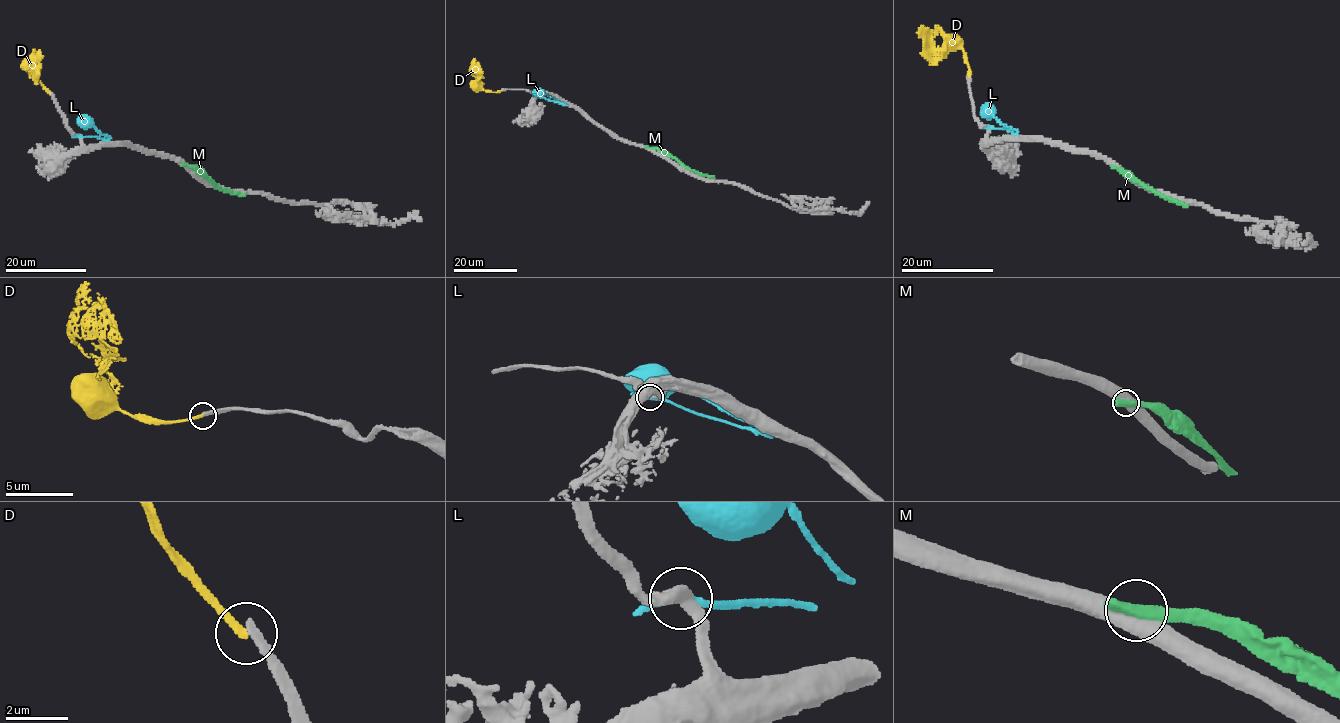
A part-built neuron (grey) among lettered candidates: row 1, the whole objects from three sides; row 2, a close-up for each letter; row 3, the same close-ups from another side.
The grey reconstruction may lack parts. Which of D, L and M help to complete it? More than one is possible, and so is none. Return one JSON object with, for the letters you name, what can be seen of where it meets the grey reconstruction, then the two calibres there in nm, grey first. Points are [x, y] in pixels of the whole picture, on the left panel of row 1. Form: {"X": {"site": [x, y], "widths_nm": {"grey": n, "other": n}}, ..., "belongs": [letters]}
{"belongs": []}

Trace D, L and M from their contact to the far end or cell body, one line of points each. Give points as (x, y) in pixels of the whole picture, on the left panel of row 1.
D: (49, 92), (39, 81), (34, 67), (31, 68), (34, 69), (31, 67), (33, 58), (40, 49)
L: (79, 135), (110, 137), (99, 133), (92, 124), (78, 121)
M: (185, 165), (203, 170), (222, 189), (245, 194)

